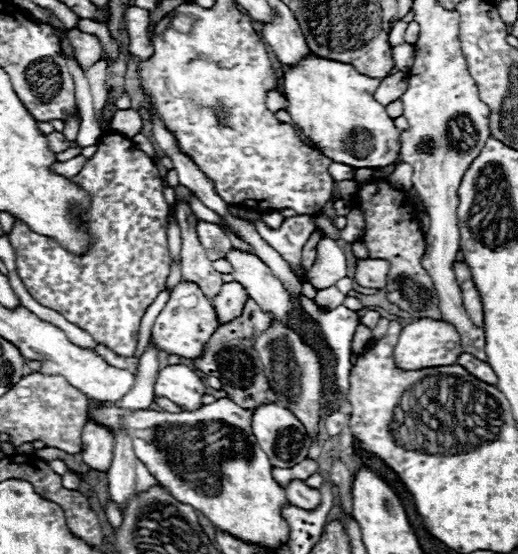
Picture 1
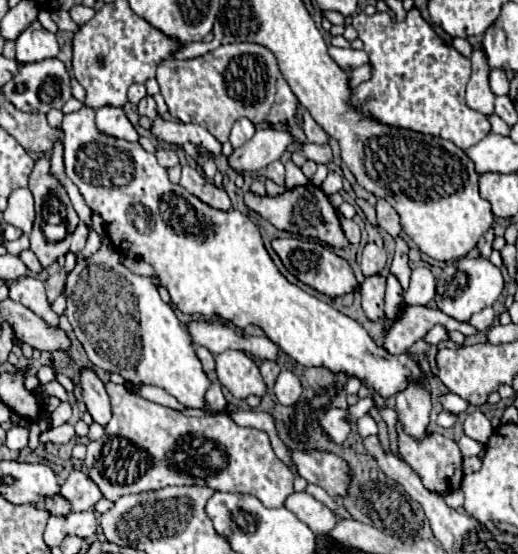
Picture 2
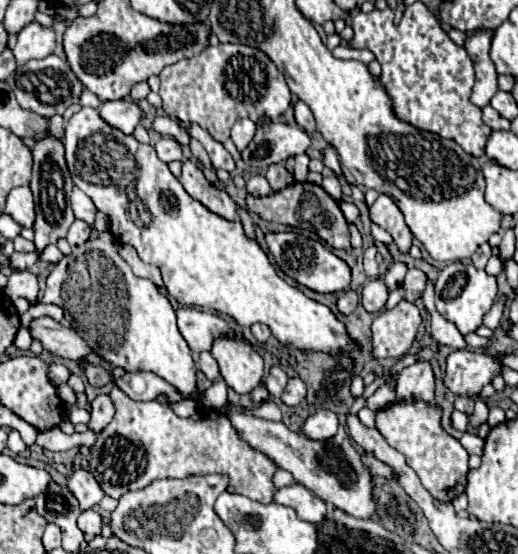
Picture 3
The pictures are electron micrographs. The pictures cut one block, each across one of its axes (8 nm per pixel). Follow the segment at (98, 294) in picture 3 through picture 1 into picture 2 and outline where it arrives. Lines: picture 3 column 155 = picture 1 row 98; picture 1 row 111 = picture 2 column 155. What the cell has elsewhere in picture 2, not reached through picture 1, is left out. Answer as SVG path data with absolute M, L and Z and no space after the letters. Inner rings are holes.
M102 232L100 236L102 236L102 246L98 248L98 252L92 258L80 256L74 270L66 274L66 286L64 286L64 296L68 300L66 316L74 328L76 338L82 342L90 362L96 368L122 374L124 380L128 380L128 382L160 386L168 394L172 394L180 404L184 404L188 408L202 408L204 394L210 386L210 380L204 374L198 356L194 354L194 346L192 346L188 332L184 332L172 306L160 298L152 280L148 276L138 276L138 274L130 272L120 262L120 254L108 240L106 232Z

